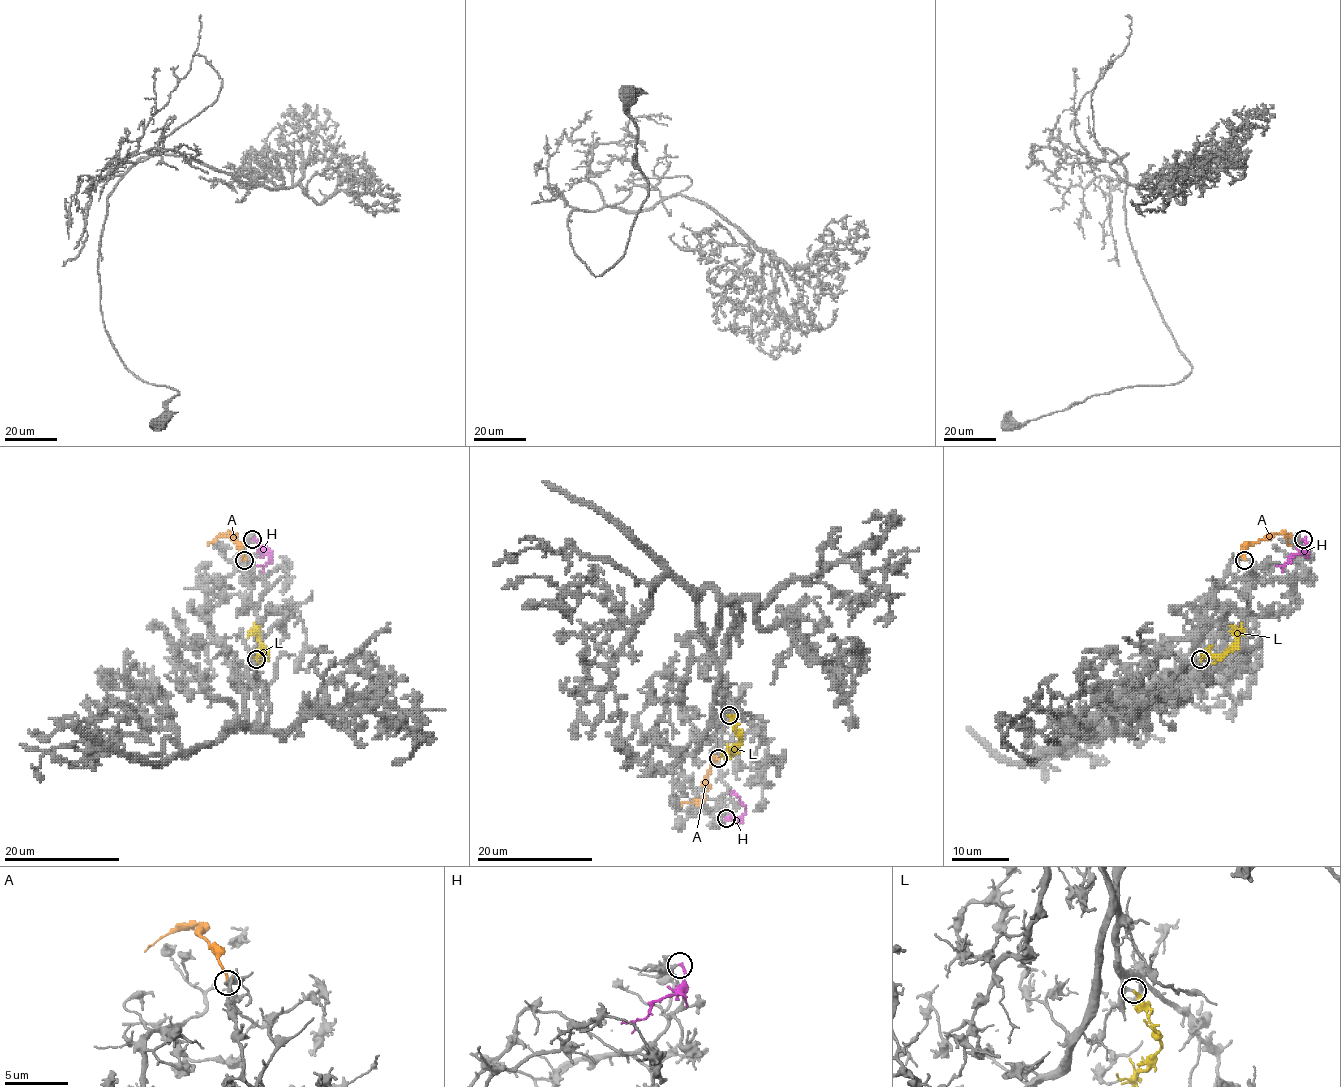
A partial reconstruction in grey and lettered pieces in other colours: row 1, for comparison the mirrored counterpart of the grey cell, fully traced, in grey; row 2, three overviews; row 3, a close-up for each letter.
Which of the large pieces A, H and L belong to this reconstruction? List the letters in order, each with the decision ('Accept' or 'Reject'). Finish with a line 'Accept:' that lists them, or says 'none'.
A: Reject
H: Accept
L: Accept
Accept: H, L

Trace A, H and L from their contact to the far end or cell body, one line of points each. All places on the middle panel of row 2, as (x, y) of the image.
A: (718, 758), (715, 757), (712, 761), (701, 798), (681, 804)
H: (725, 817), (737, 820), (744, 813), (740, 798), (731, 791)
L: (730, 715), (741, 741), (727, 755), (721, 752)

